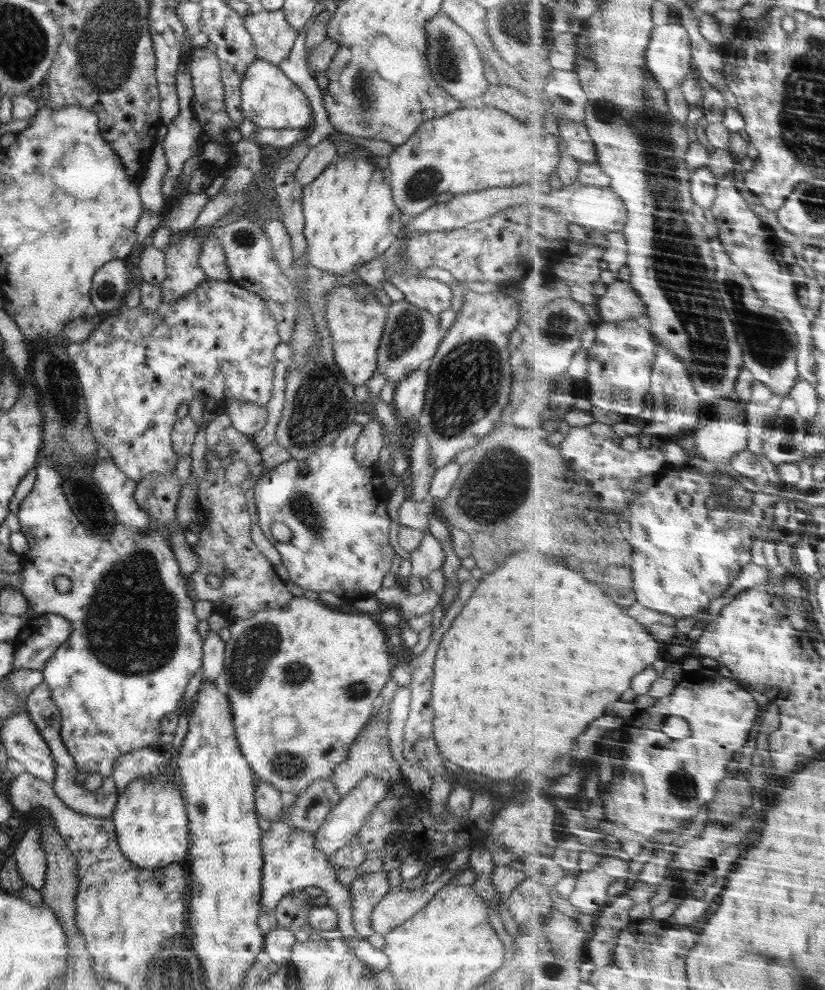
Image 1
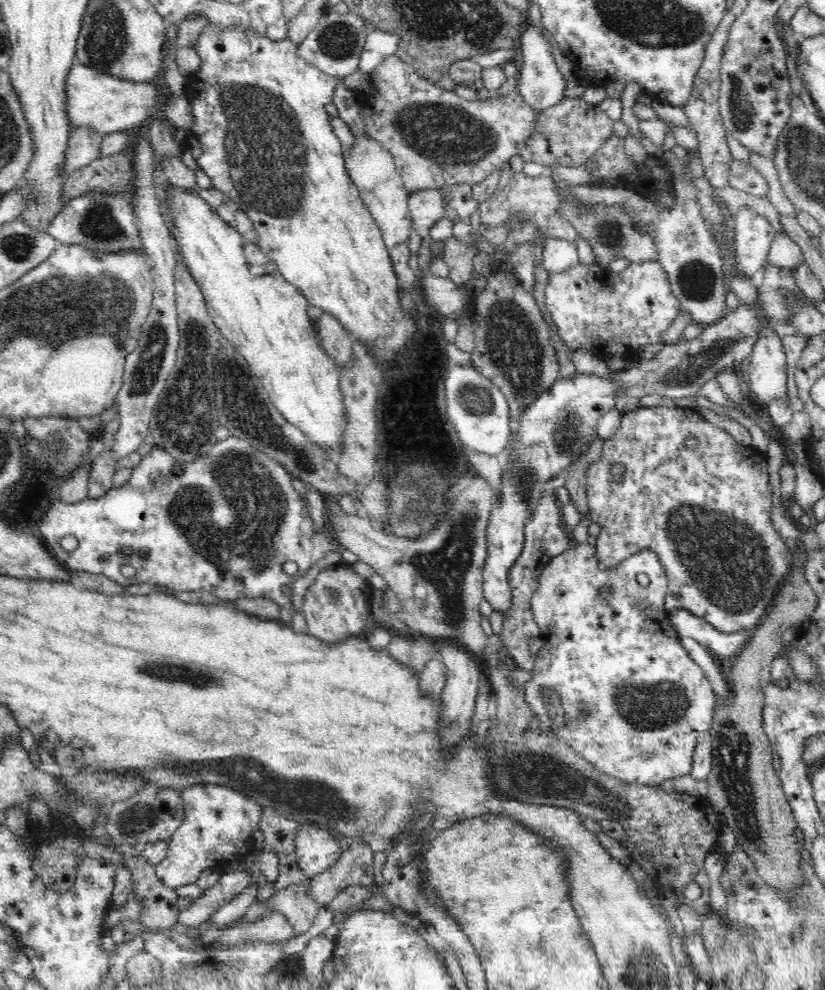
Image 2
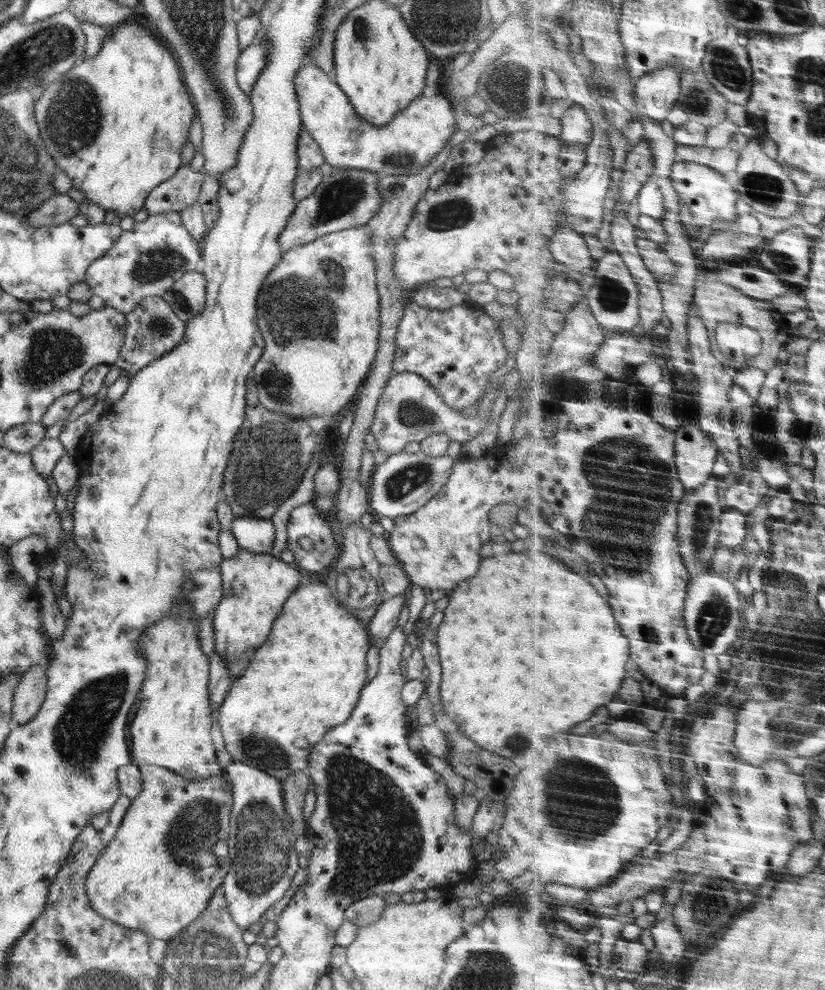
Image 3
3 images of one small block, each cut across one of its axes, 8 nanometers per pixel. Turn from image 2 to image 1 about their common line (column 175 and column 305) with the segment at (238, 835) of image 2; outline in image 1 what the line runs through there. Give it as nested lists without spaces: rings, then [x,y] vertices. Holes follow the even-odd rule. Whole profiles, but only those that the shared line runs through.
[[[286,807],[278,816],[269,830],[262,832],[262,892],[260,906],[261,914],[273,914],[280,900],[292,891],[305,889],[307,886],[318,886],[328,897],[327,905],[338,913],[338,930],[342,932],[342,940],[348,944],[348,952],[354,954],[360,962],[364,962],[372,971],[382,971],[388,968],[388,956],[382,950],[376,949],[367,939],[360,937],[353,927],[352,898],[348,886],[344,886],[336,878],[334,868],[327,862],[328,856],[314,848],[314,833],[296,830],[286,820]]]

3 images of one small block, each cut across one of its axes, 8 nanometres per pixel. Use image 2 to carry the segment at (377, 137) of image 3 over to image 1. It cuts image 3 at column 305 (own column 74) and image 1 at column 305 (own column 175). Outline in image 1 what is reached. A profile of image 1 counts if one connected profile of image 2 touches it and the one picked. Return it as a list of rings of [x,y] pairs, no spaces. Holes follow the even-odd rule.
[[[256,59],[244,72],[240,92],[243,117],[250,119],[259,129],[288,128],[304,129],[308,132],[311,130],[314,119],[309,100],[276,63],[268,59]]]

